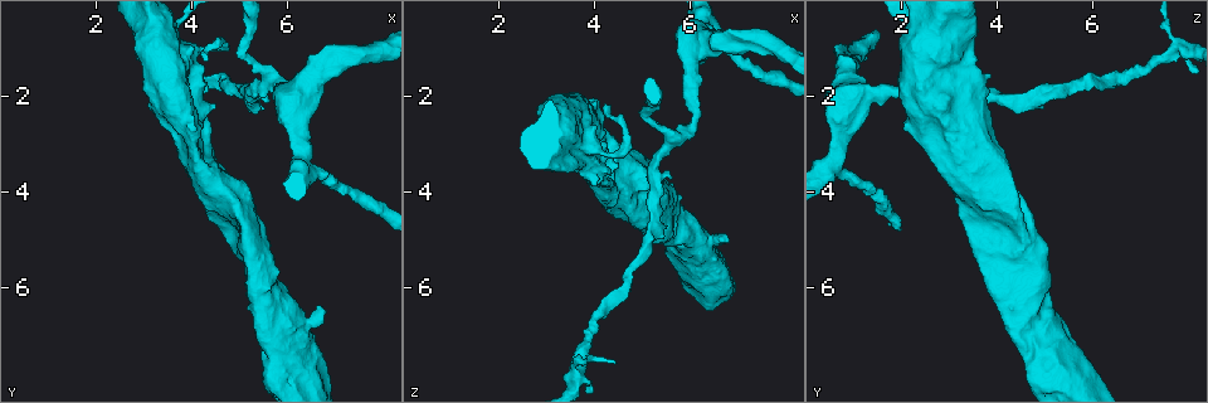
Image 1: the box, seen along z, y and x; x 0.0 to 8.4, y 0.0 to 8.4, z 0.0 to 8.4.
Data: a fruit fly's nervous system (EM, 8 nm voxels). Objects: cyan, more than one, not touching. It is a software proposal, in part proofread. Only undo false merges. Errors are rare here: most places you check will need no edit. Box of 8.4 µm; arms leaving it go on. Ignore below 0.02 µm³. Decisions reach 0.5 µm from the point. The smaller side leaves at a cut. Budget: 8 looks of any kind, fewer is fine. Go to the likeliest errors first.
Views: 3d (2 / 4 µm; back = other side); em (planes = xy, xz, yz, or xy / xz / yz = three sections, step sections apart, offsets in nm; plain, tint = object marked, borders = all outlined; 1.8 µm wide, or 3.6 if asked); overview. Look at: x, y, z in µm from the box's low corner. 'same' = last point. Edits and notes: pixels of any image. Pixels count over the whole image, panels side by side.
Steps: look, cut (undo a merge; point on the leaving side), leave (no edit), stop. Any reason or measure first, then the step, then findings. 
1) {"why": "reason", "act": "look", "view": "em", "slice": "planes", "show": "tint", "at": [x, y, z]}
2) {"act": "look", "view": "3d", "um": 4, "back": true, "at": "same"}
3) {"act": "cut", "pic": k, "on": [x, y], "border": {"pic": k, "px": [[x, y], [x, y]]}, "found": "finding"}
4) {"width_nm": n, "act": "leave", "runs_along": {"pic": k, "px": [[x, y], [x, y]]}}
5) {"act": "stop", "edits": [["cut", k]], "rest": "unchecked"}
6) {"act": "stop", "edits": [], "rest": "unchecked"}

{"why": "abrupt turn", "act": "look", "view": "3d", "um": 2, "at": [3.65, 1.10, 7.65]}

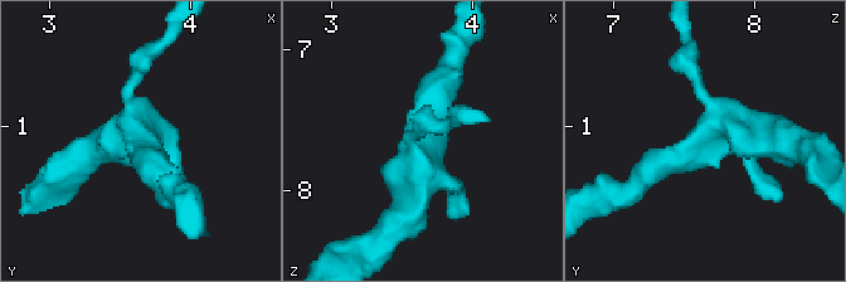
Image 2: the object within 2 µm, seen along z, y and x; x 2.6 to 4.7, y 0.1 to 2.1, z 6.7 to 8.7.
{"act": "look", "view": "em", "slice": "planes", "show": "tint", "at": [3.62, 1.04, 7.64]}

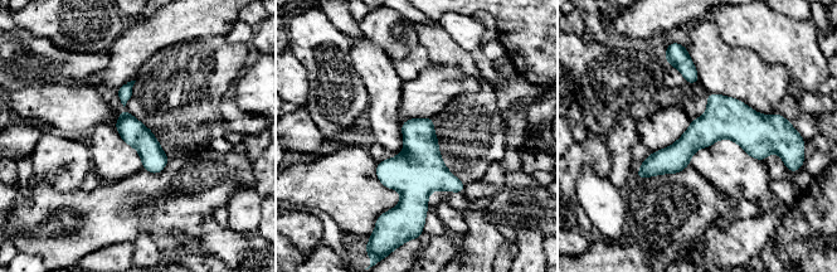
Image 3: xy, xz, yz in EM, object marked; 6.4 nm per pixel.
{"act": "leave", "runs_along": {"pic": 3, "px": [[774, 129], [707, 129], [640, 175]]}, "found": "continuous, no second neuron"}

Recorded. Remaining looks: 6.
{"why": "two arms in line, one across", "act": "look", "view": "3d", "um": 4, "at": [5.75, 1.70, 2.90]}

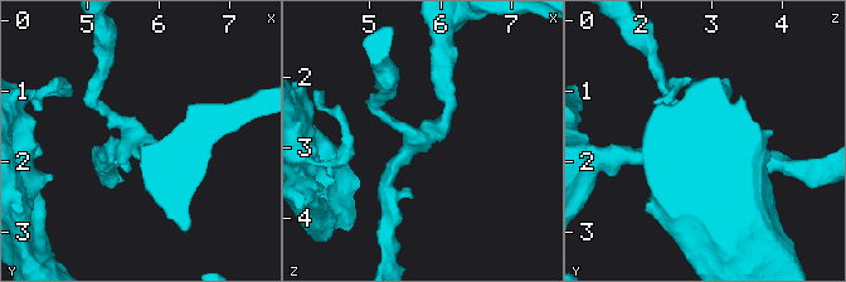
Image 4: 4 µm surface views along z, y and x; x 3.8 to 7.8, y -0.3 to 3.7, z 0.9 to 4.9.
{"act": "look", "view": "em", "slice": "xz", "step": 4, "show": "plain", "at": [5.80, 1.75, 2.85]}

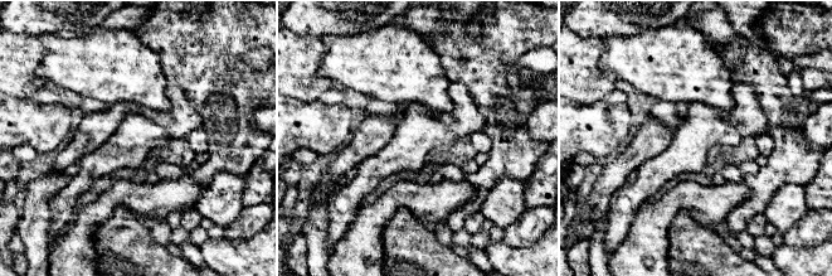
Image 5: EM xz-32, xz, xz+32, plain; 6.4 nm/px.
{"act": "look", "view": "em", "slice": "xz", "step": 4, "show": "tint", "at": "same"}

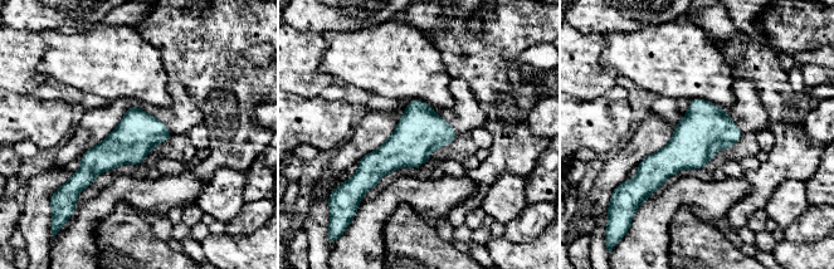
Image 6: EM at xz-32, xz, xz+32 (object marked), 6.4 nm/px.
{"act": "leave", "found": "all the same neuron"}

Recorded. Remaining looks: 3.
{"why": "a narrow waist", "act": "look", "view": "em", "um": 3.6, "slice": "planes", "show": "tint", "at": [3.75, 1.55, 3.10]}

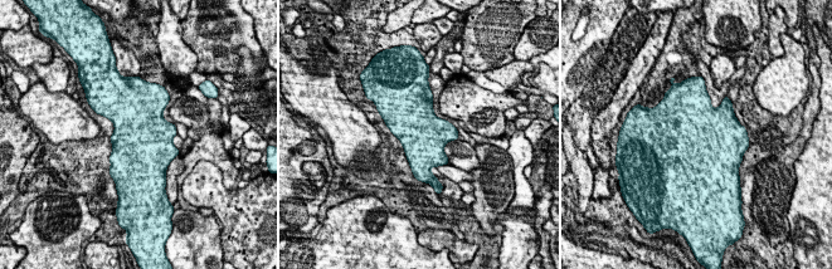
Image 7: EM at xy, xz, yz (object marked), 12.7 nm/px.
{"act": "leave", "found": "all the same neuron"}

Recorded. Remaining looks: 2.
{"act": "stop", "edits": [], "rest": "unchecked"}

